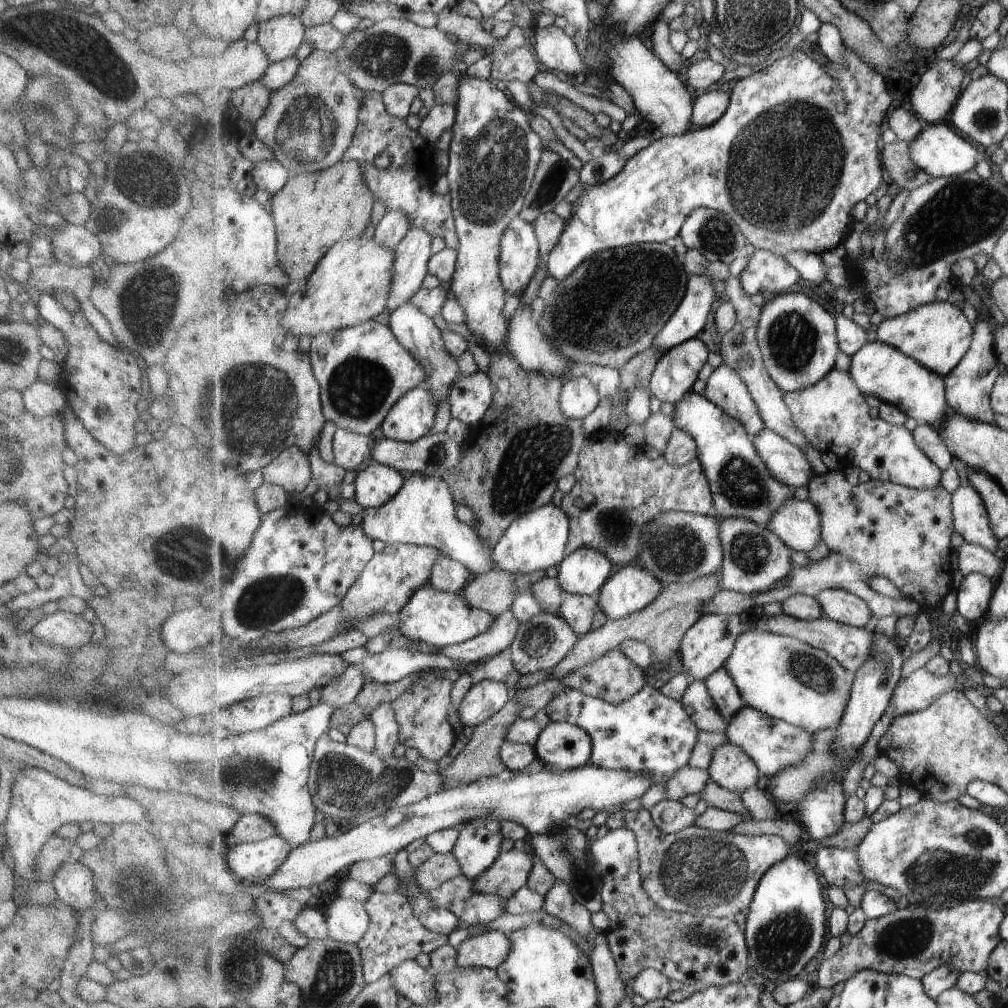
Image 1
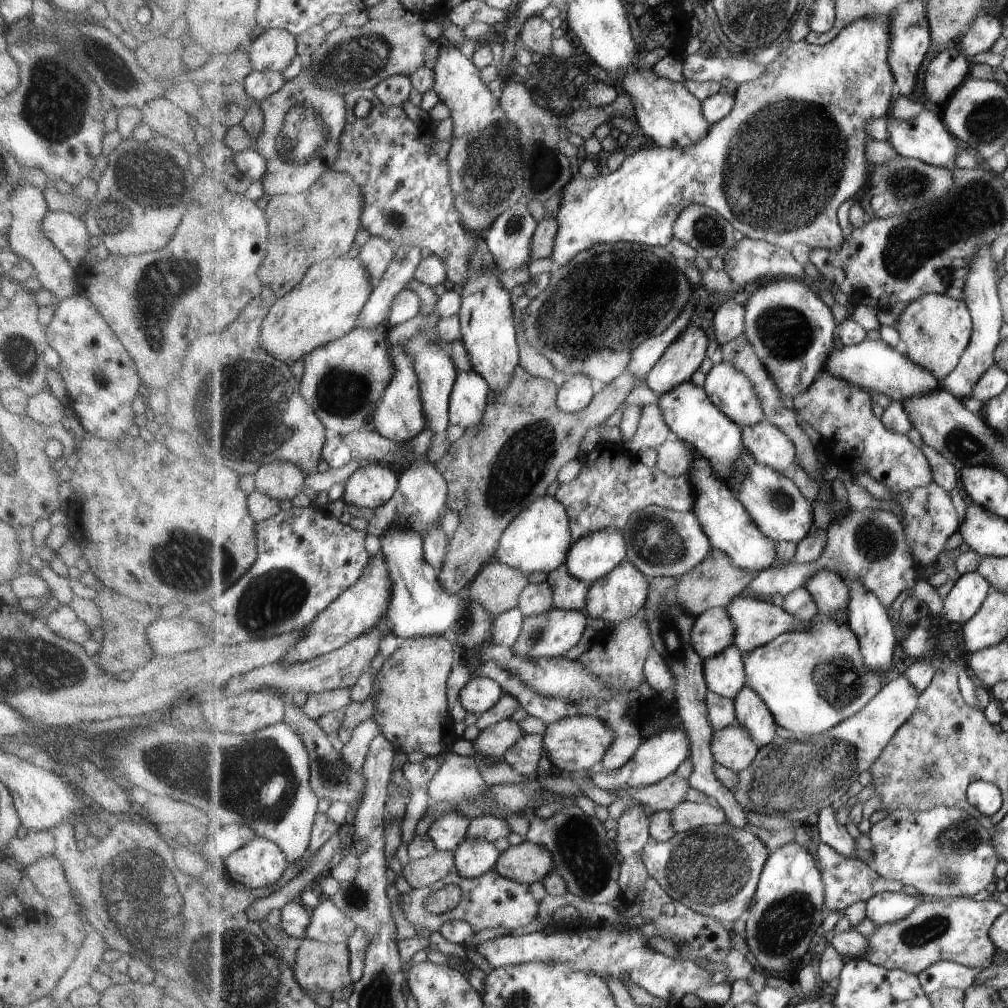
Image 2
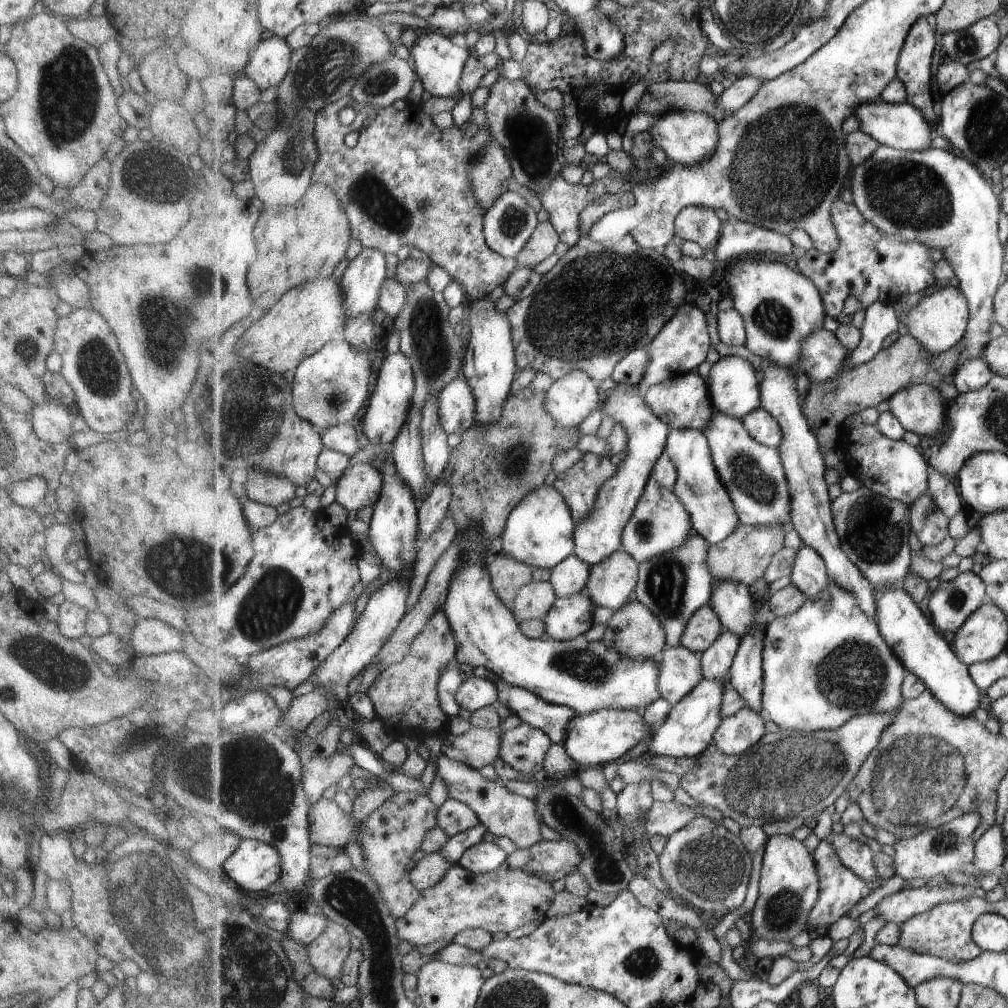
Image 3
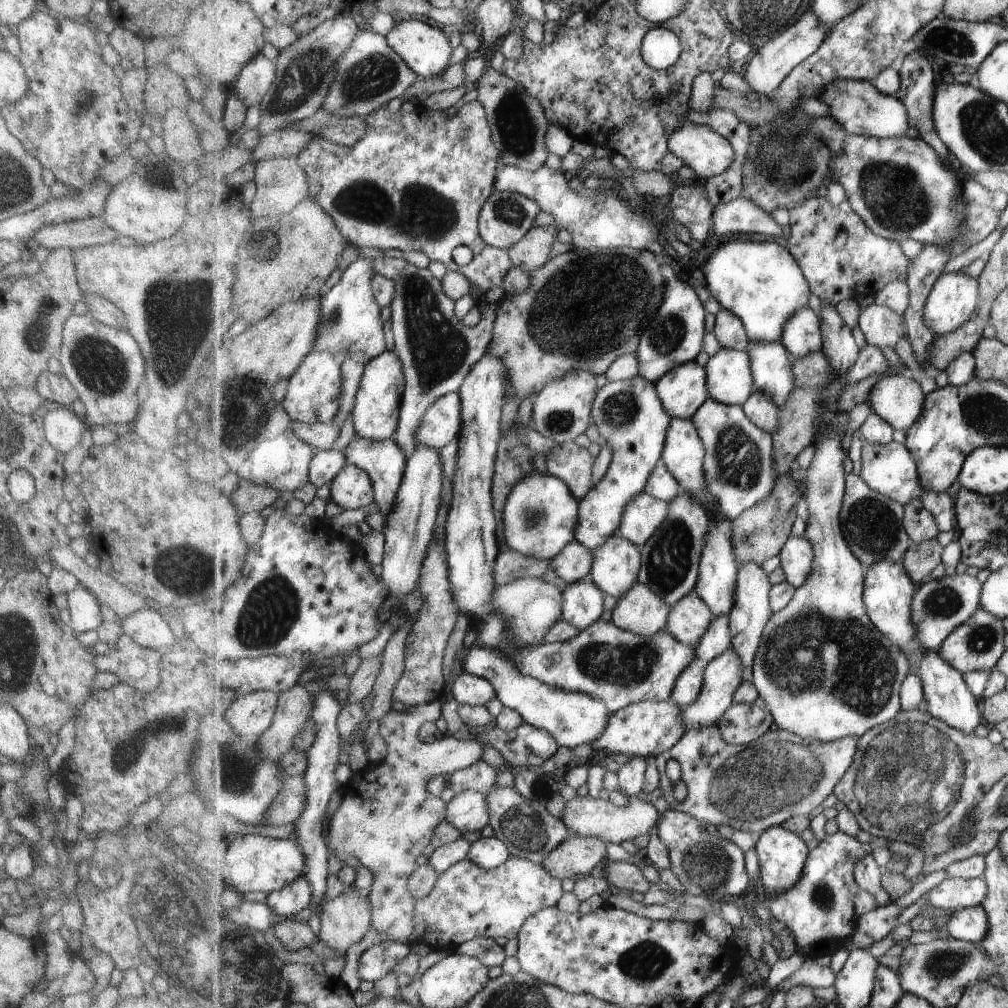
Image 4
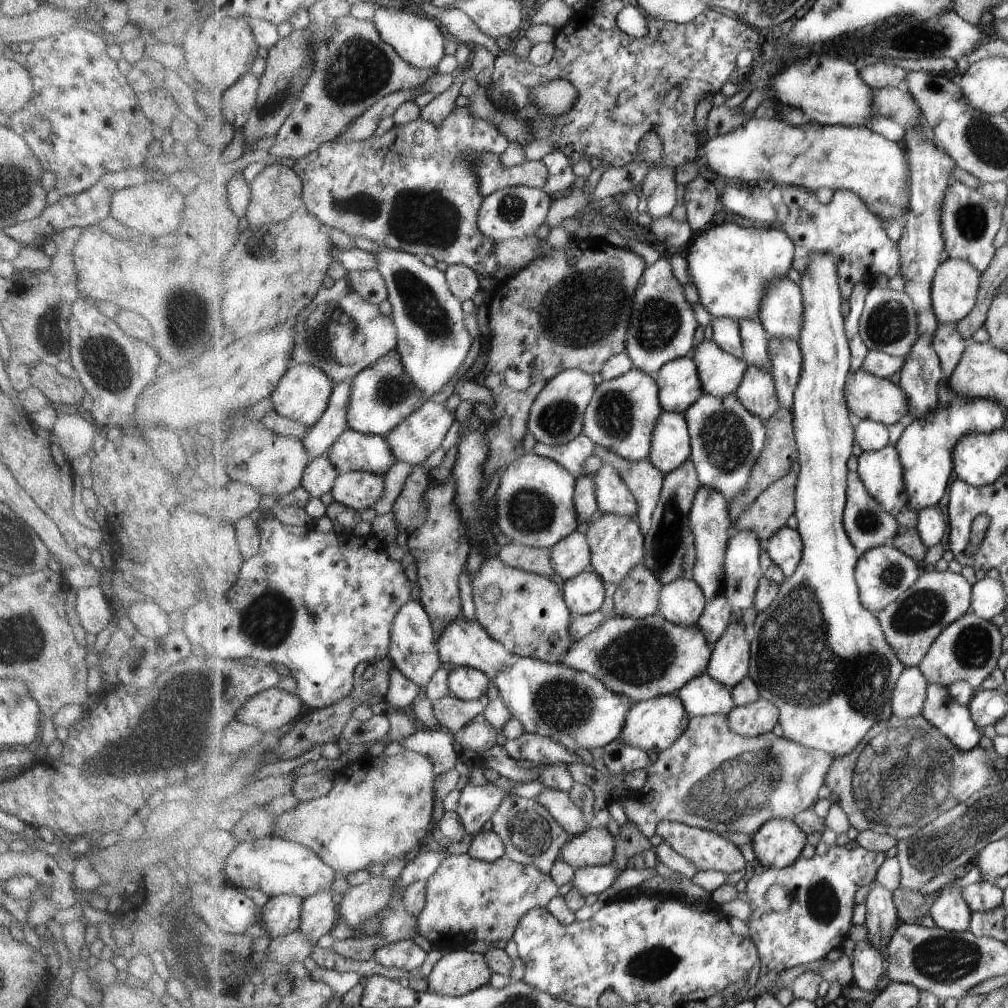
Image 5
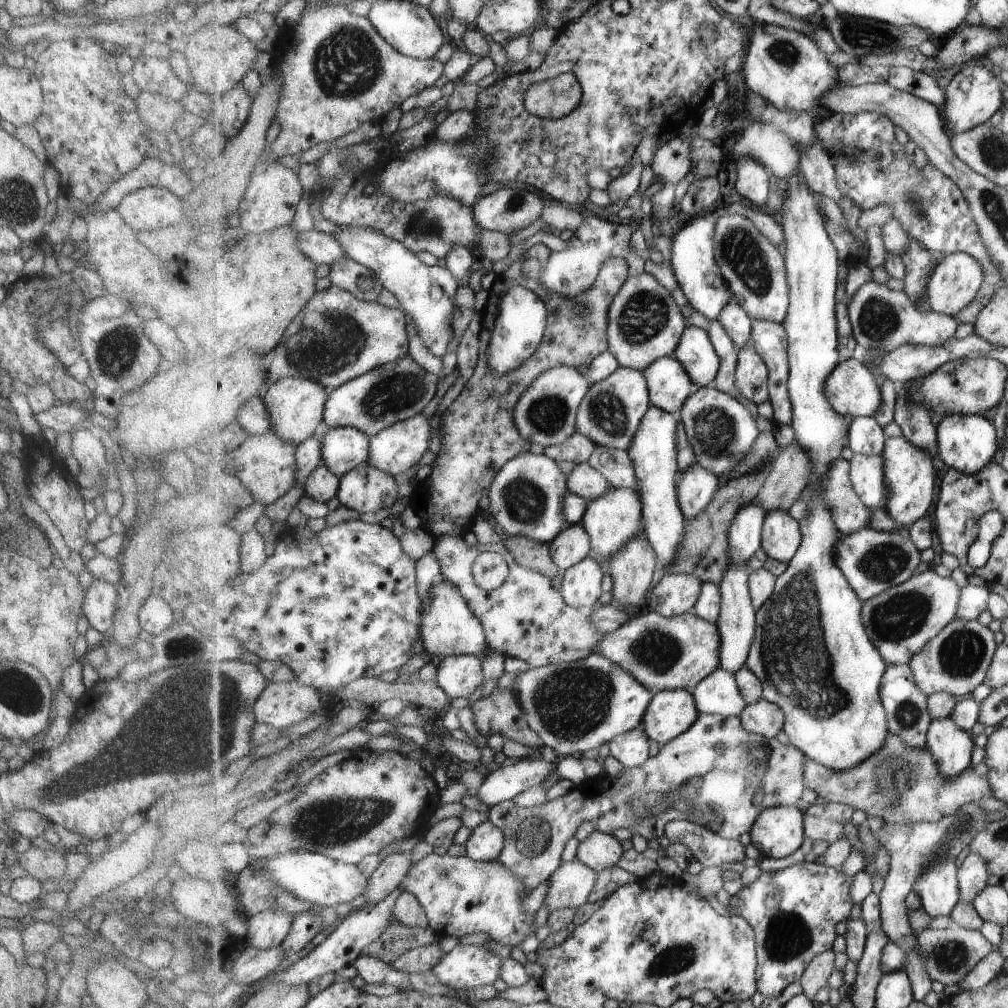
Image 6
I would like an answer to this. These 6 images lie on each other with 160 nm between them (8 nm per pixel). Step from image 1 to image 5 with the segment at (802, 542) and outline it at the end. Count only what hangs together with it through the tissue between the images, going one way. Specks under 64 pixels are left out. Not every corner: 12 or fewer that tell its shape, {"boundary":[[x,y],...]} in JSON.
{"boundary":[[736,394],[684,416],[703,486],[731,504],[752,485],[768,422]]}

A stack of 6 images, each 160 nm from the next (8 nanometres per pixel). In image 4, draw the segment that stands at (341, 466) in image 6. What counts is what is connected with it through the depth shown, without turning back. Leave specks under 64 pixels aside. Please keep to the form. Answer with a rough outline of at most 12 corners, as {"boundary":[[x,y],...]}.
{"boundary":[[357,434],[343,452],[372,478],[386,518],[408,461],[394,437]]}

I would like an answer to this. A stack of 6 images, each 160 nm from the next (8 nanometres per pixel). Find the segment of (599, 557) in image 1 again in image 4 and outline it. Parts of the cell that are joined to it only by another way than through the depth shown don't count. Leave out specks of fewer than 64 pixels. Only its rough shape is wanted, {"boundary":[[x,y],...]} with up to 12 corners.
{"boundary":[[640,374],[599,390],[592,420],[612,448],[580,500],[576,540],[618,533],[662,460],[672,416]]}

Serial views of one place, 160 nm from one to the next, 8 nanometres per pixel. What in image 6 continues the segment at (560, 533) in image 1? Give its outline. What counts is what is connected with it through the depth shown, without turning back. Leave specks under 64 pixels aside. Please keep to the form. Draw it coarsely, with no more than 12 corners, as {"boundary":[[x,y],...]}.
{"boundary":[[545,454],[497,473],[489,509],[510,536],[550,544],[570,525],[568,476]]}

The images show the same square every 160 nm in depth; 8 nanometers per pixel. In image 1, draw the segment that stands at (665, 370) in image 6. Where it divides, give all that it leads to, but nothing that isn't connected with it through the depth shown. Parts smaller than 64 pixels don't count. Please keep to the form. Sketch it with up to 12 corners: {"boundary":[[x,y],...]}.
{"boundary":[[694,391],[673,420],[697,443],[717,516],[766,526],[795,487],[740,419]]}

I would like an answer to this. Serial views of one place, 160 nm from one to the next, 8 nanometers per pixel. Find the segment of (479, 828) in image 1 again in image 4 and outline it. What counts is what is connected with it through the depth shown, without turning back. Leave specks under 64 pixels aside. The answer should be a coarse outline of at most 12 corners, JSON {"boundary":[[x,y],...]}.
{"boundary":[[481,836],[468,858],[489,870],[511,856],[505,842]]}

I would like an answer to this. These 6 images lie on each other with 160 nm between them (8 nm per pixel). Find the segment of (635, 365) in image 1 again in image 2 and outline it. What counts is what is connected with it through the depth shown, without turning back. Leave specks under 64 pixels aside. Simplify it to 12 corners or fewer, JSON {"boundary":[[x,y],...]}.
{"boundary":[[521,365],[436,464],[459,524],[438,571],[467,591],[512,520],[640,380],[586,409]]}

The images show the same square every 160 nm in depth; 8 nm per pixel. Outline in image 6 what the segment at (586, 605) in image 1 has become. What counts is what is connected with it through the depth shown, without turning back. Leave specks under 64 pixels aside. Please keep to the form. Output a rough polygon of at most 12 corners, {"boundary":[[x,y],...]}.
{"boundary":[[582,523],[569,525],[550,542],[565,572],[592,554]]}

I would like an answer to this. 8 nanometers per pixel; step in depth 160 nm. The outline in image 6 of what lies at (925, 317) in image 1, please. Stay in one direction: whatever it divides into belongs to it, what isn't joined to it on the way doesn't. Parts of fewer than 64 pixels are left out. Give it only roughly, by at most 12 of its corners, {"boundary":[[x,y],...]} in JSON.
{"boundary":[[948,254],[926,290],[933,311],[954,316],[981,292],[984,266]]}

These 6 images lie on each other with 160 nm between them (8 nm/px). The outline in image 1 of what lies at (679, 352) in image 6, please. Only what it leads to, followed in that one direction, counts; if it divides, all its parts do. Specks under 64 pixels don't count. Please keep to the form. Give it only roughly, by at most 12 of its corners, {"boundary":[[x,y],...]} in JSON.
{"boundary":[[727,363],[704,395],[752,438],[767,428],[744,379]]}

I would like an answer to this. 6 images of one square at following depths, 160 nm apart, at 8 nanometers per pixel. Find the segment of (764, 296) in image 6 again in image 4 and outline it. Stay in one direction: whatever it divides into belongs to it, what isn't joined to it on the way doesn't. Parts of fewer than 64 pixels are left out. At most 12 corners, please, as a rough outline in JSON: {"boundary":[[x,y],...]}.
{"boundary":[[802,306],[784,326],[781,344],[794,357],[821,351],[820,316]]}

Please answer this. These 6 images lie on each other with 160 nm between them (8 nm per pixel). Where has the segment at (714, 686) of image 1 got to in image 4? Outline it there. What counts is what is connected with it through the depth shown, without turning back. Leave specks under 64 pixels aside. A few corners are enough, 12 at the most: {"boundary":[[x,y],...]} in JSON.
{"boundary":[[730,614],[714,617],[697,644],[705,665],[732,646]]}

